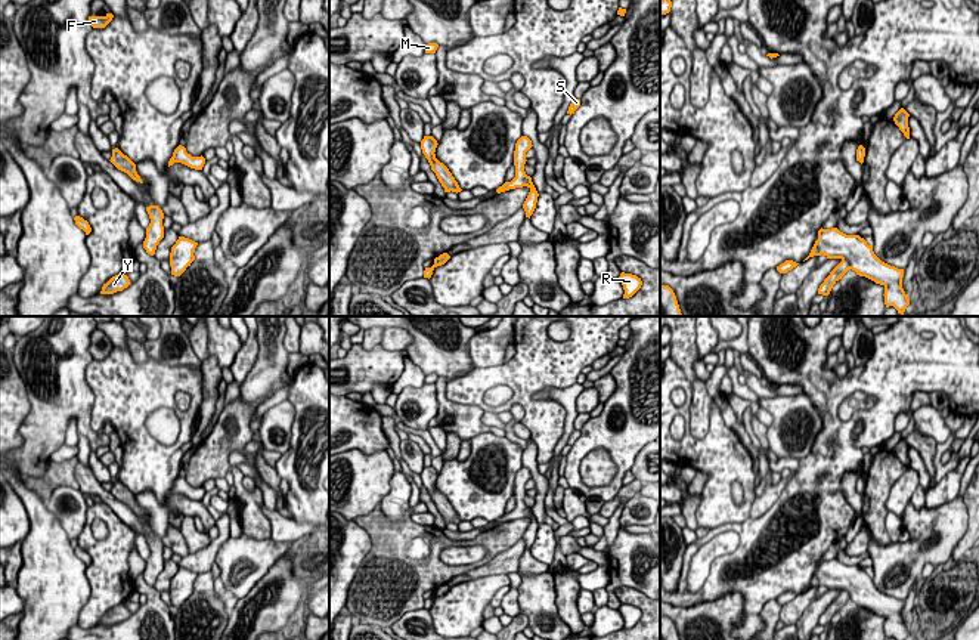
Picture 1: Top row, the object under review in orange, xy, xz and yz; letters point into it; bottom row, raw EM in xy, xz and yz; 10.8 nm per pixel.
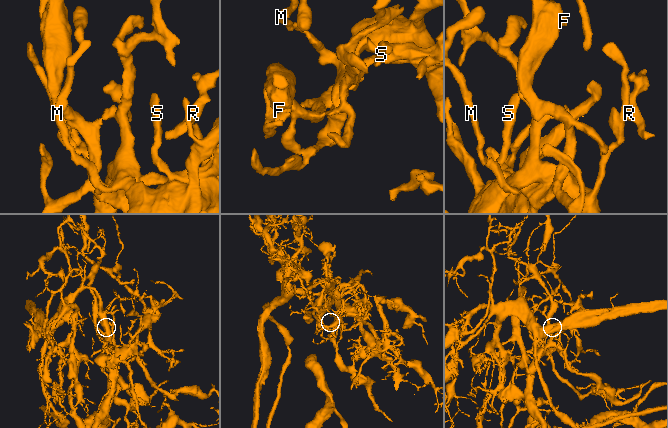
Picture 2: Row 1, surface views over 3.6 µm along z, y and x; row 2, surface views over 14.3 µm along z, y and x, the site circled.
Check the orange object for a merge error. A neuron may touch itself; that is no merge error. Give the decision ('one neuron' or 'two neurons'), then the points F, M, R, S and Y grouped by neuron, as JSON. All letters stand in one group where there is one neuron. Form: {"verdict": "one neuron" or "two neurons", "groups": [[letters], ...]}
{"verdict": "two neurons", "groups": [["F", "Y"], ["M", "R", "S"]]}

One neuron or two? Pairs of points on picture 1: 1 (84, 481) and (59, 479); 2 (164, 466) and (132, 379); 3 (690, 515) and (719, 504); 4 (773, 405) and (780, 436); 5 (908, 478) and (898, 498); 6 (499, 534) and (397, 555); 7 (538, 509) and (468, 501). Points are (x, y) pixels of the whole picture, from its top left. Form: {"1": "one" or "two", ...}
{"1": "two", "2": "one", "3": "two", "4": "one", "5": "one", "6": "one", "7": "two"}

